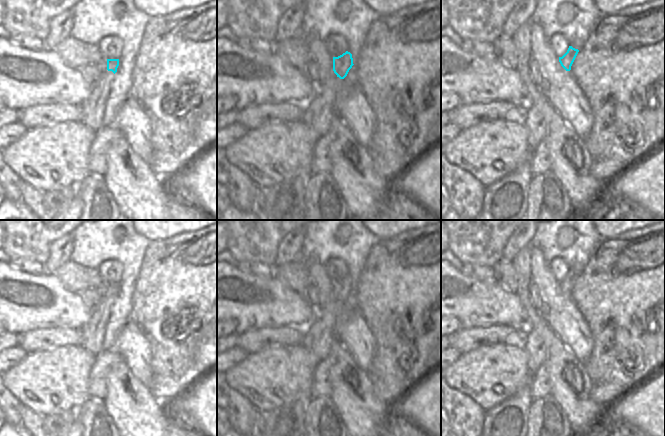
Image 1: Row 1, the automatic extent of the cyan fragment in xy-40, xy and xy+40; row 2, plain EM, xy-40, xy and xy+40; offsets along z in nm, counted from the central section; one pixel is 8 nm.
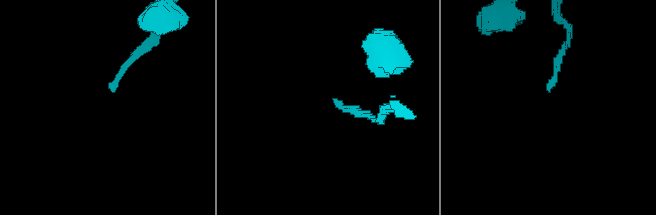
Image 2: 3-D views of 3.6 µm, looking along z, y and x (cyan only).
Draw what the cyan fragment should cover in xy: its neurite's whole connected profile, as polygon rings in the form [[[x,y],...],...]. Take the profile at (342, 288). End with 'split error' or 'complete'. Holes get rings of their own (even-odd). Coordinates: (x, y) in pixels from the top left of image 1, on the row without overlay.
[[[351,272],[338,281],[333,281],[333,295],[340,303],[344,303],[349,294],[355,288],[355,279],[351,277]]]; split error

